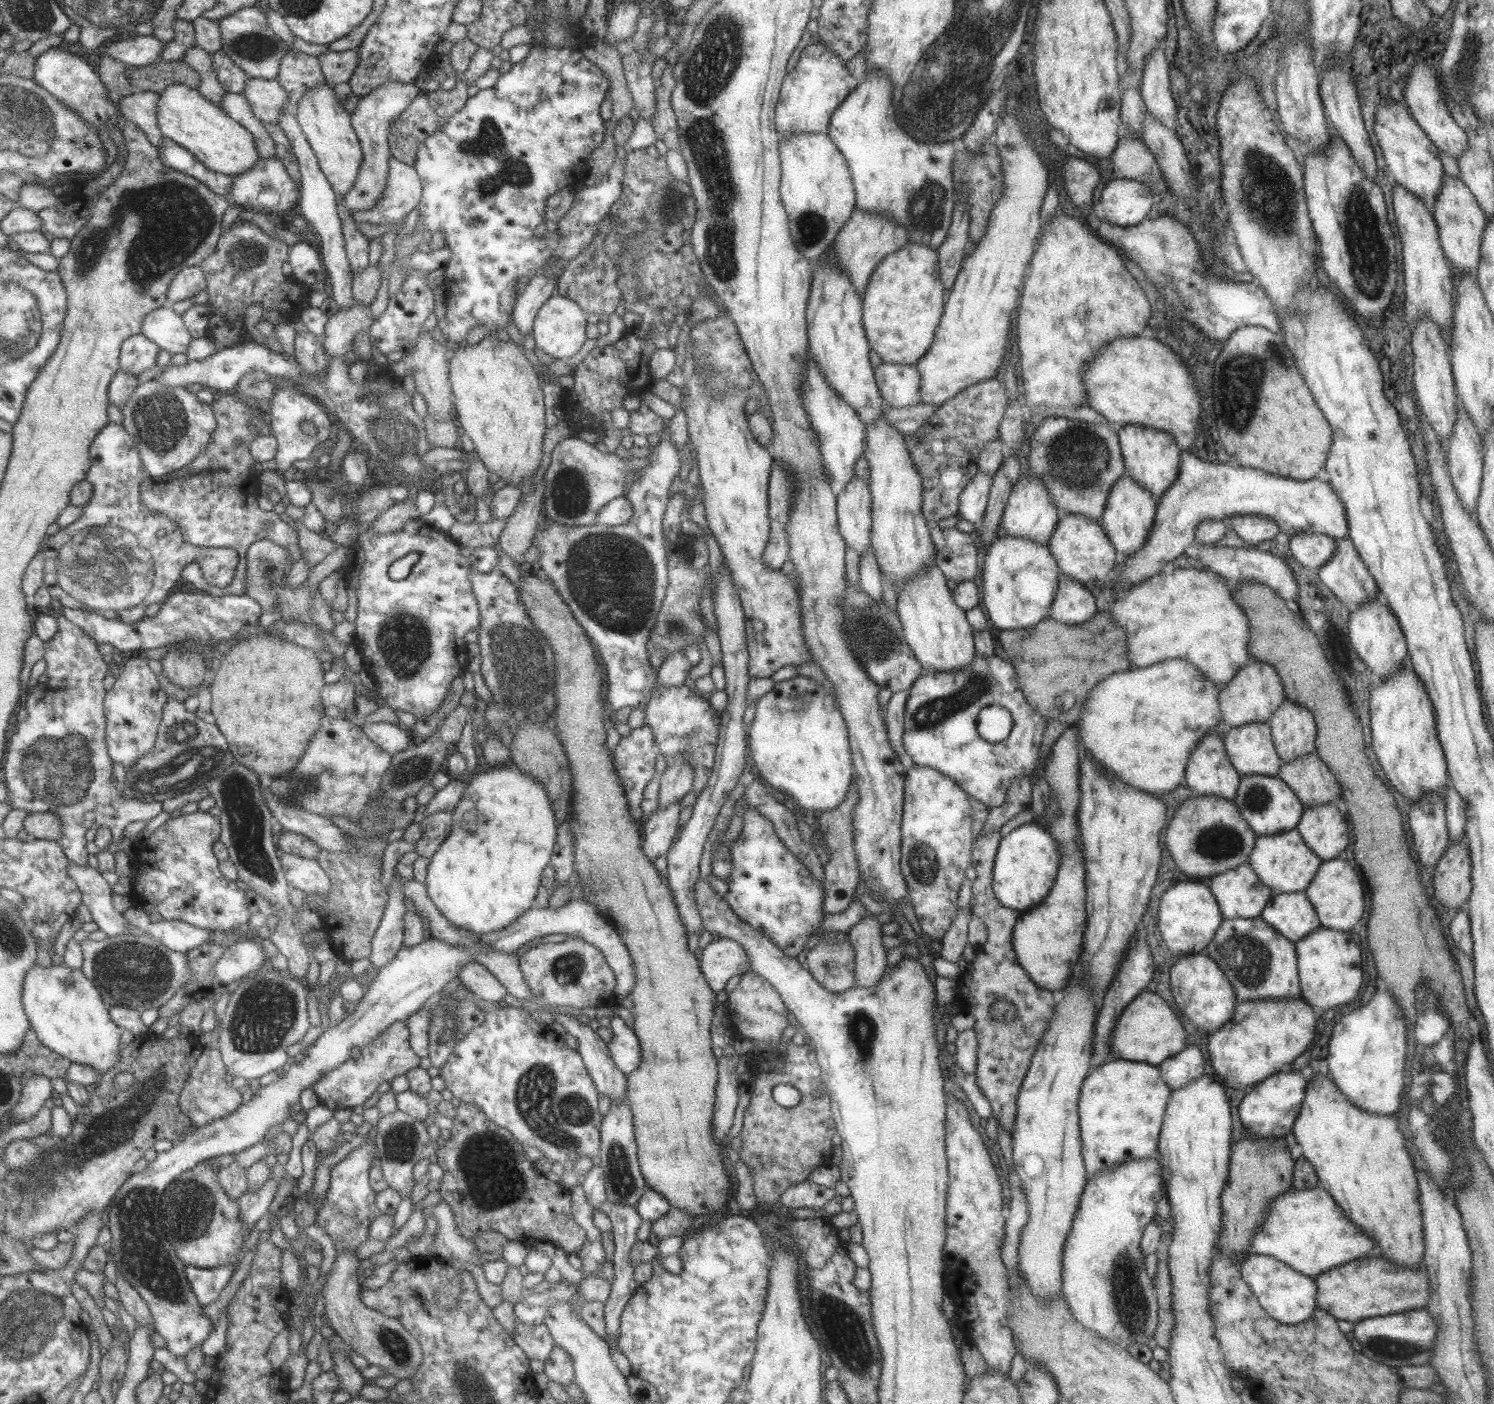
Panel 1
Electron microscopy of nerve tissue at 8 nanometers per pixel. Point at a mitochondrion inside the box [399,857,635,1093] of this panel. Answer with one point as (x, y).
(447, 1027)

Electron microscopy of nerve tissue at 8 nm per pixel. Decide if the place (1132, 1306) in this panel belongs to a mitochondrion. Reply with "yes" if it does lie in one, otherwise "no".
yes

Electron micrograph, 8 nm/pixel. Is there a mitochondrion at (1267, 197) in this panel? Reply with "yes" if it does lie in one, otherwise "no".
yes

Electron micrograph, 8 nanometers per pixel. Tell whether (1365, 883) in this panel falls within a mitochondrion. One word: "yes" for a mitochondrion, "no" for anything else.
no

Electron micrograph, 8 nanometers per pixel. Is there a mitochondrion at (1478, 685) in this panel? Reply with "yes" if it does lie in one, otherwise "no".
no

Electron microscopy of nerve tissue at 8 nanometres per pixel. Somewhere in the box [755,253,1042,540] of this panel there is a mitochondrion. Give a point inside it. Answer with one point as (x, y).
(788, 486)

